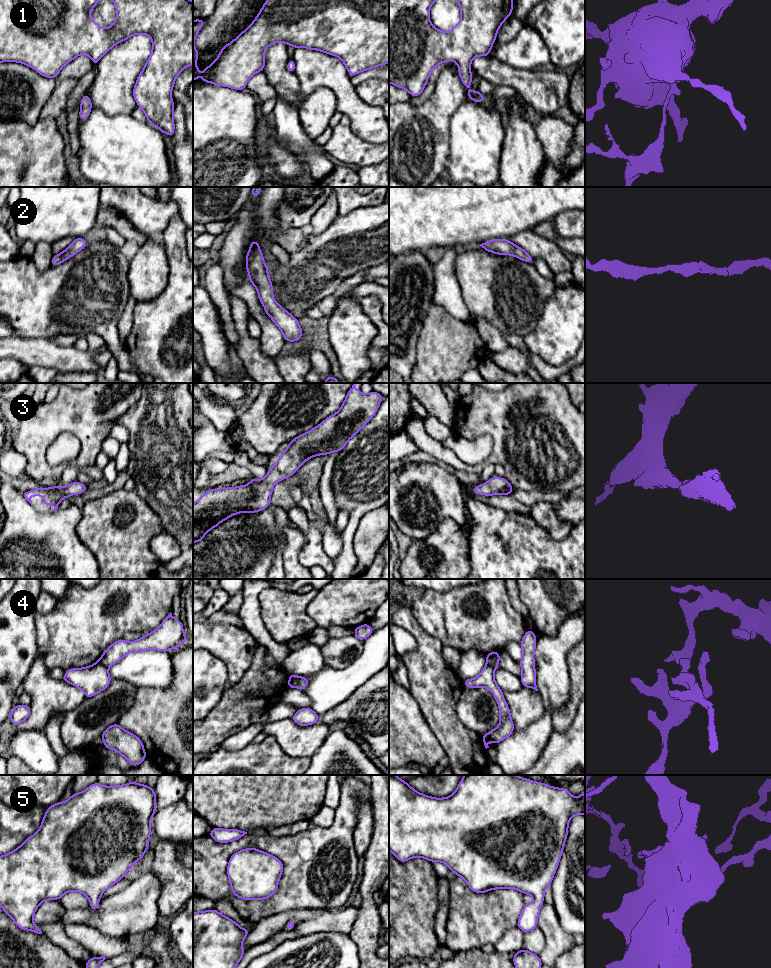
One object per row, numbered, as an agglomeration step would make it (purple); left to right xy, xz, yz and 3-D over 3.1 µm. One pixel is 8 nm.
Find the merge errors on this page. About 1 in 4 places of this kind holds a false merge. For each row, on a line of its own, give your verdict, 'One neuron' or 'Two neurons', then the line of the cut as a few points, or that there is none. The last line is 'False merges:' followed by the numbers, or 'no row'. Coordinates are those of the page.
1: One neuron. No split
2: One neuron. No split
3: One neuron. No split
4: Two neurons. Split along xz (300, 677), (296, 686)
5: One neuron. No split
False merges: 4

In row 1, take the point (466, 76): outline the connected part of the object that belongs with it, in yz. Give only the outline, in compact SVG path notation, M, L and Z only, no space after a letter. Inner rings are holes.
M389 0L389 83L406 89L412 97L422 94L431 71L440 63L455 61L463 85L469 89L472 83L471 61L475 56L488 57L498 29L512 14L513 0L457 0L461 19L449 32L435 28L429 20L432 4L436 0Z

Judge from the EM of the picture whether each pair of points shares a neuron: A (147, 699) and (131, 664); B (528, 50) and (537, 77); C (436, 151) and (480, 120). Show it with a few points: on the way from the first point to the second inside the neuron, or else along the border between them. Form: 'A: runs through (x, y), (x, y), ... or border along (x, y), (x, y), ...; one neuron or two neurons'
A: border along (139, 686), (165, 687); two neurons
B: border along (511, 65), (520, 69), (535, 69); two neurons
C: border along (450, 120), (449, 157), (446, 166); two neurons

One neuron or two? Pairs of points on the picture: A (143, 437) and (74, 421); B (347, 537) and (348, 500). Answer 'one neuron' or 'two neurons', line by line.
A: two neurons
B: one neuron

